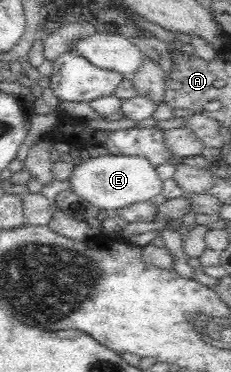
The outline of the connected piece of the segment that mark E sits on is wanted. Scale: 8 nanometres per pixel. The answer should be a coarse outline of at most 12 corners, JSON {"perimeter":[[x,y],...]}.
{"perimeter":[[138,154],[90,157],[71,190],[116,212],[164,190],[156,166]]}

